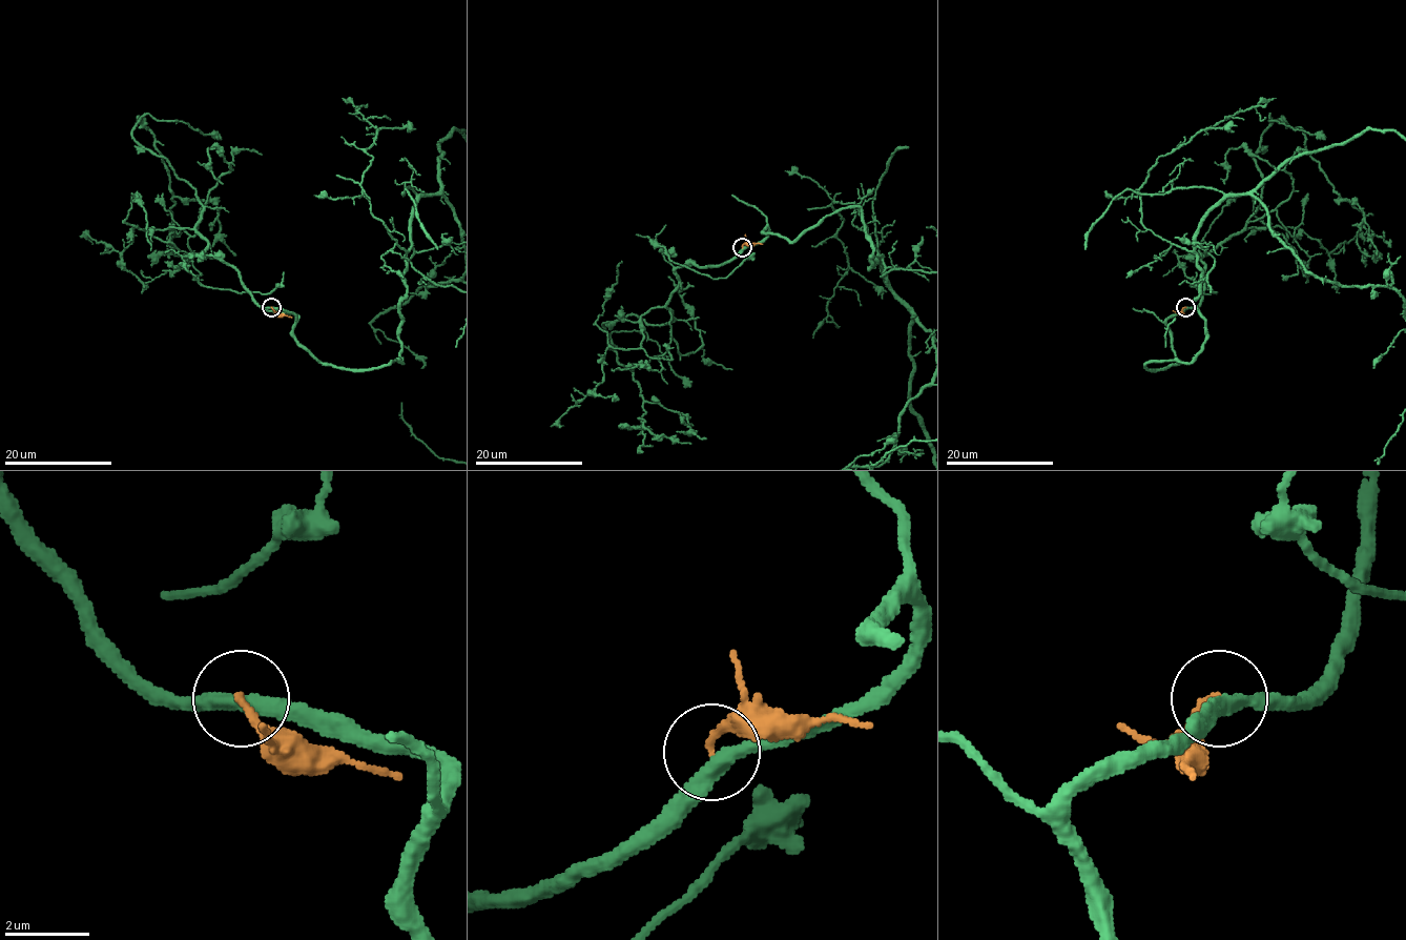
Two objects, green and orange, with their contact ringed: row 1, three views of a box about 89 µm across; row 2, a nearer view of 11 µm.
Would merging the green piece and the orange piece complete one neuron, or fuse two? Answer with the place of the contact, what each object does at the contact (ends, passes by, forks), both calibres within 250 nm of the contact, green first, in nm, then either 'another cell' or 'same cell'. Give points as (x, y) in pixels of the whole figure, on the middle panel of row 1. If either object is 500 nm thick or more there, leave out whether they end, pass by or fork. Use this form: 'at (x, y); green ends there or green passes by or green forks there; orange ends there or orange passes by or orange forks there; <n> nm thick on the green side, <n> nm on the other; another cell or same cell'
at (742, 247); green passes by; orange ends there; 360 nm thick on the green side, 170 nm on the other; another cell

